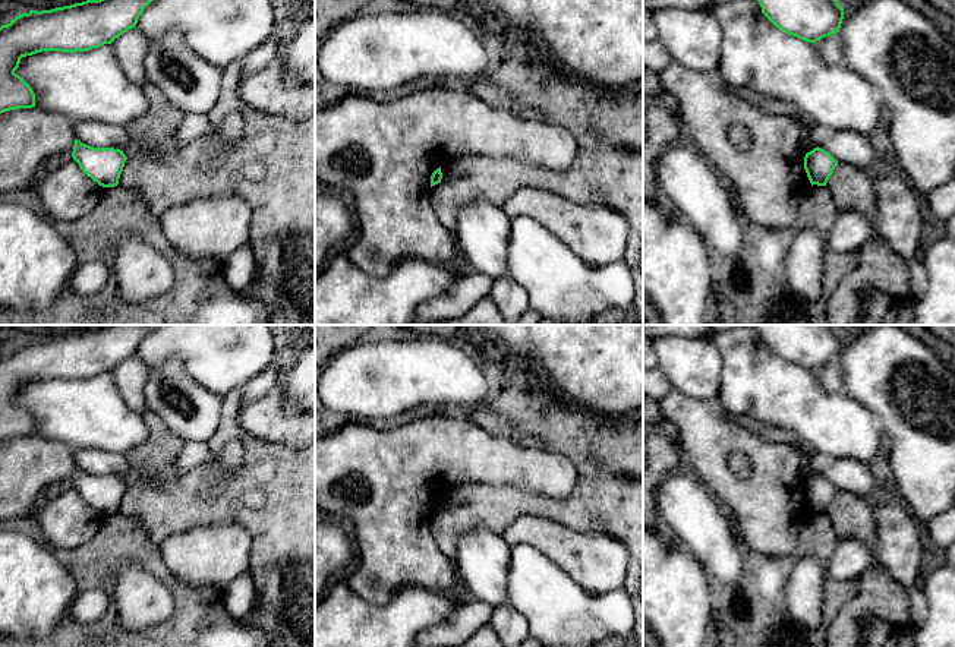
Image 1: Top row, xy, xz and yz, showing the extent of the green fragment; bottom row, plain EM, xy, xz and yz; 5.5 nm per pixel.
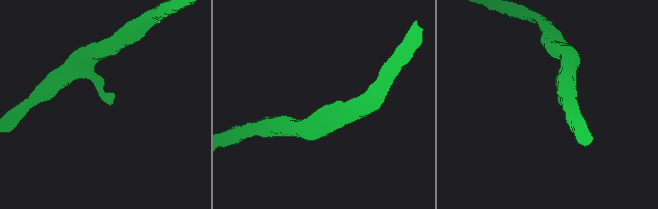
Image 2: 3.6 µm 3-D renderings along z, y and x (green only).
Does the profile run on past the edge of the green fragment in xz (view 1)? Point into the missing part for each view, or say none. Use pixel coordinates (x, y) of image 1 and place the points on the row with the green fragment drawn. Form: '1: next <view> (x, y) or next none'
1: next none

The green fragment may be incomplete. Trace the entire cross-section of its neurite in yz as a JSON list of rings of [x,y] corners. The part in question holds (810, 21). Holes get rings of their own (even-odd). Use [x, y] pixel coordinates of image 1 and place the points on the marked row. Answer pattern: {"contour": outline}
{"contour": [[[757,0],[762,13],[782,32],[816,42],[839,32],[844,9],[838,0]]]}

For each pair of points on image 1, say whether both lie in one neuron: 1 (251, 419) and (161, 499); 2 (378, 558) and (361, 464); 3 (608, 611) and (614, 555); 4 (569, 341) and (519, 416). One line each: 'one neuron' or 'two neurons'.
1: two neurons
2: one neuron
3: two neurons
4: two neurons

